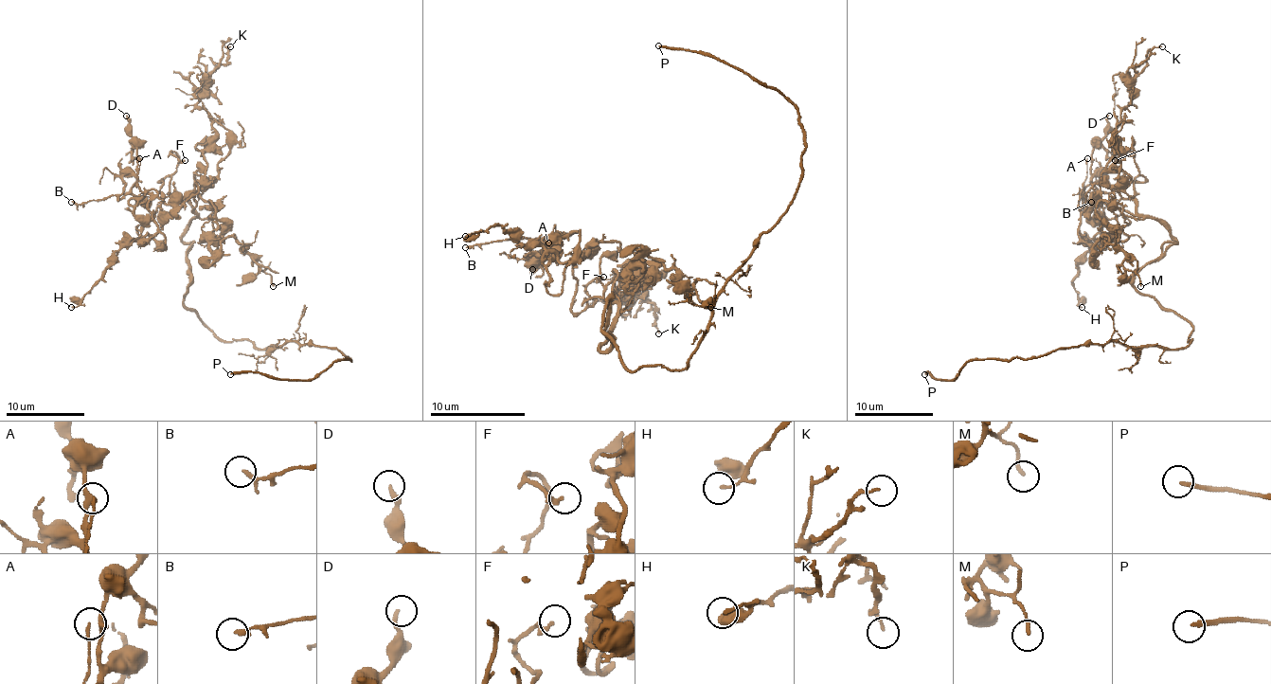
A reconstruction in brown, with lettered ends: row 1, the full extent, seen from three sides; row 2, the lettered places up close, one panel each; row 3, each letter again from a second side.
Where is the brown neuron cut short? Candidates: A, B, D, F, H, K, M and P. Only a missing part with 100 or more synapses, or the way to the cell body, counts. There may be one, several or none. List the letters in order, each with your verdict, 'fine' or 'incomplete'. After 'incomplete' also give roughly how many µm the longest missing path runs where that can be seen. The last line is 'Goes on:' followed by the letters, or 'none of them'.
A: fine
B: fine
D: fine
F: fine
H: fine
K: fine
M: fine
P: incomplete; missing 30 µm
Goes on: P

